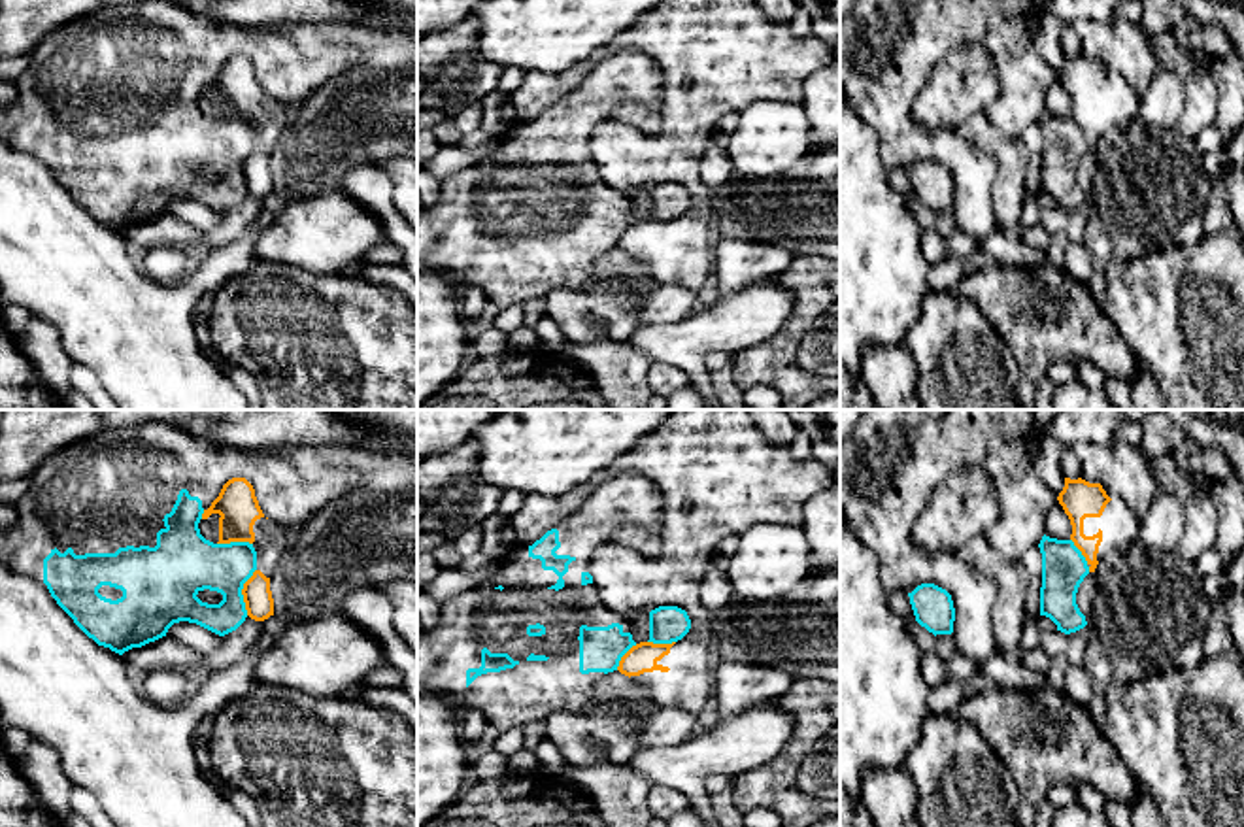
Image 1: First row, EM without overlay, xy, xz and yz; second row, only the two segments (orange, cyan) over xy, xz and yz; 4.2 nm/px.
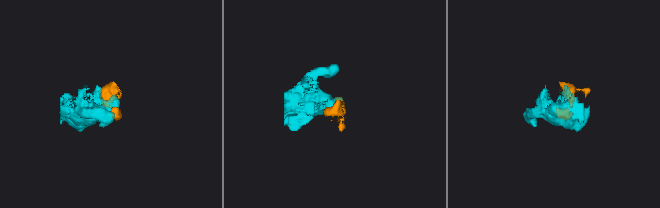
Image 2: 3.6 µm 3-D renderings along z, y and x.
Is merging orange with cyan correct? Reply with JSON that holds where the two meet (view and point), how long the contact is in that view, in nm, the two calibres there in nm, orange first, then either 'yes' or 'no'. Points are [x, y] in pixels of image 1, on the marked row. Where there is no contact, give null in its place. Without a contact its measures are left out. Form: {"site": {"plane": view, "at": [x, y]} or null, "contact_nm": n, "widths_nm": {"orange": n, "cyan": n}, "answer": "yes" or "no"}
{"site": {"plane": "xy", "at": [242, 591]}, "contact_nm": 200, "widths_nm": {"orange": 120, "cyan": 240}, "answer": "no"}

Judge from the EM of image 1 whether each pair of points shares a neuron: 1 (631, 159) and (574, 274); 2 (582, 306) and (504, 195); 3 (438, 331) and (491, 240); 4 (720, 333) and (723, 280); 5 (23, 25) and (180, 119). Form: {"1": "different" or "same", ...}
{"1": "different", "2": "different", "3": "different", "4": "different", "5": "different"}

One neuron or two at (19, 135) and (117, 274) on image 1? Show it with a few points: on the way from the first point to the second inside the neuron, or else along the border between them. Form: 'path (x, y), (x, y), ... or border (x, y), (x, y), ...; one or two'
border (19, 150), (40, 157), (65, 189); two

